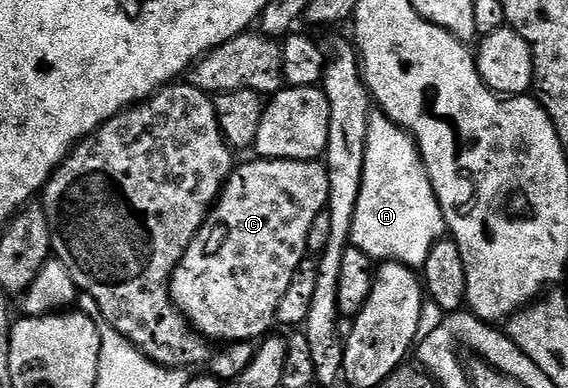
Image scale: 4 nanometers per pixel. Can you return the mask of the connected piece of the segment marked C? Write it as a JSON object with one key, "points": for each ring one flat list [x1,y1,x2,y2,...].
{"points":[[254,158,232,171,215,207,197,230,183,260,173,270,169,285,170,303,176,304,191,327,208,341,255,342,266,337,277,324,277,305,297,266,308,255,307,239,313,218,327,207,329,174,319,160,265,160]]}

